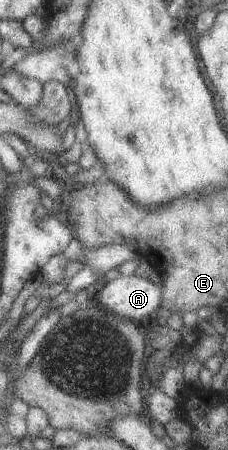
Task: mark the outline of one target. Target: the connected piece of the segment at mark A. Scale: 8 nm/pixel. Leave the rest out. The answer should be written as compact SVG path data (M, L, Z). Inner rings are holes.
M121 275L106 282L99 291L92 291L91 301L103 306L107 311L120 315L121 318L143 323L152 319L159 312L160 297L162 289L159 282L154 277L142 279L134 275Z

